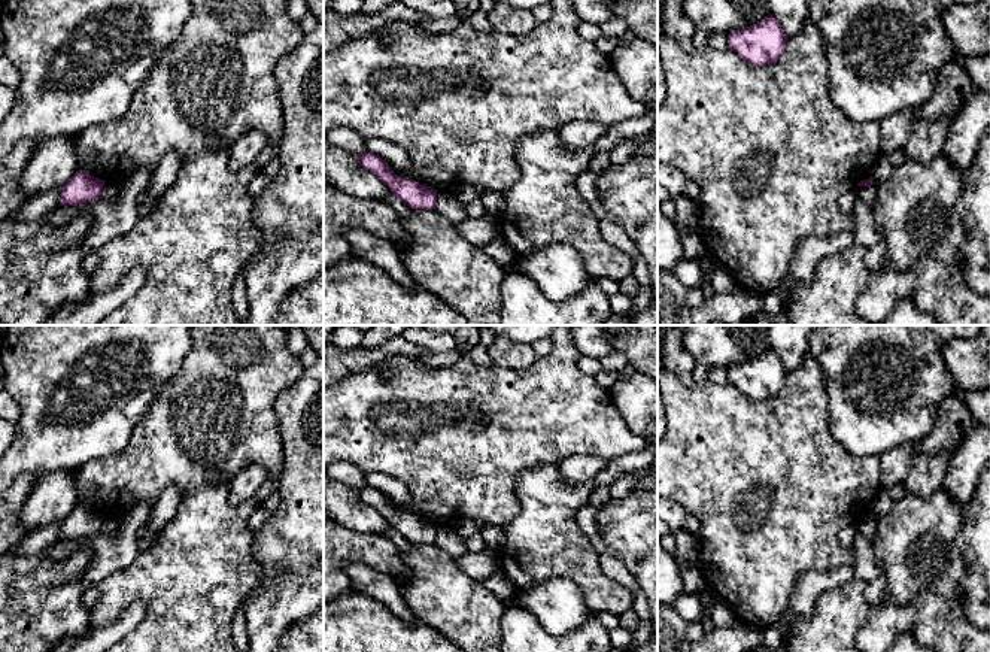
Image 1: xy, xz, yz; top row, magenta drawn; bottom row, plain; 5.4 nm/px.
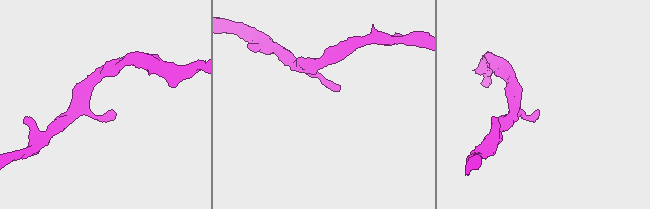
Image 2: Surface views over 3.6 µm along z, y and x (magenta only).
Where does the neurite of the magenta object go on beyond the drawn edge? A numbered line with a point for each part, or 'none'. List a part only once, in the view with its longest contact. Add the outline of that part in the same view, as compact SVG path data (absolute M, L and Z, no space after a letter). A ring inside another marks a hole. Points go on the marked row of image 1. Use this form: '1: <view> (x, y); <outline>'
none

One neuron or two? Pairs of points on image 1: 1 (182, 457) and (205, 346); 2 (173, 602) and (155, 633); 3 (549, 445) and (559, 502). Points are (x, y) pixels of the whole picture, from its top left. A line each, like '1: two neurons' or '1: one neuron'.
1: one neuron
2: one neuron
3: two neurons

